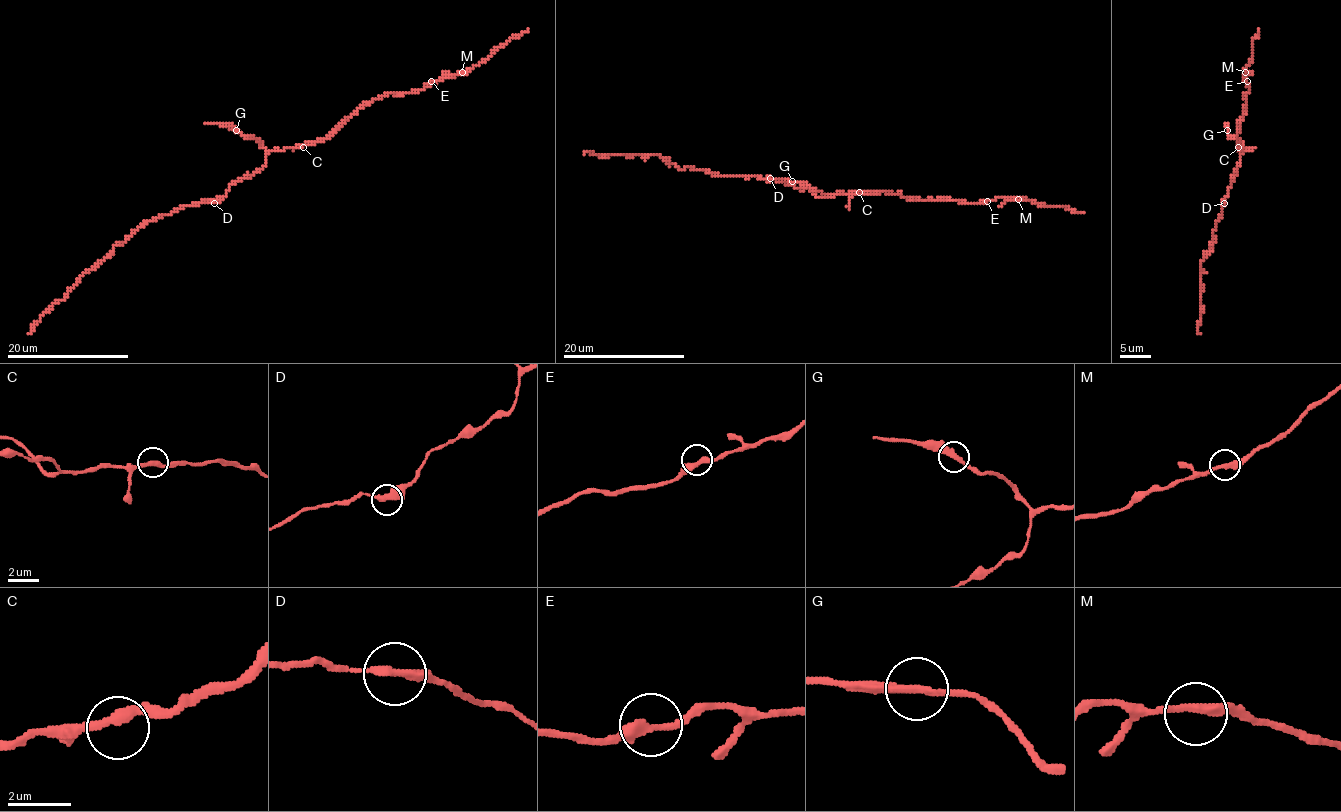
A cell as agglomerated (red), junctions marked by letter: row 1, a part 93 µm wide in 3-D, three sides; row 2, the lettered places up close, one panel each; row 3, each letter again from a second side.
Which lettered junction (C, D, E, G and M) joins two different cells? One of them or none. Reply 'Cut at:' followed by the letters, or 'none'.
Cut at: none

